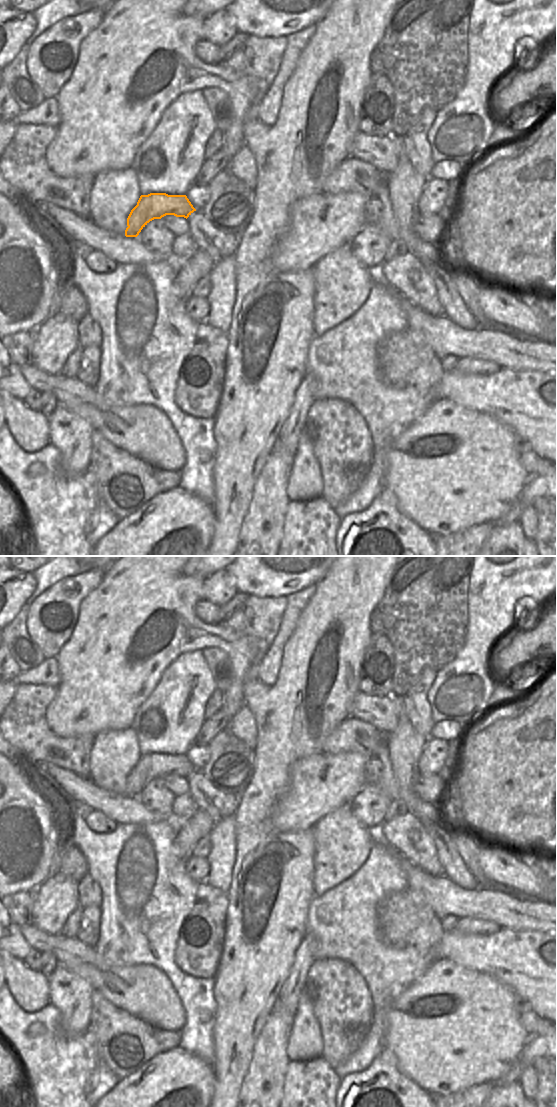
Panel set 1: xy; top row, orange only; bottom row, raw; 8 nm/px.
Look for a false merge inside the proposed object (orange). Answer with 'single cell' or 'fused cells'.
fused cells

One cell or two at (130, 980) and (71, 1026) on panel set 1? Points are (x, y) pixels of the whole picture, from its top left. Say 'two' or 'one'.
one

